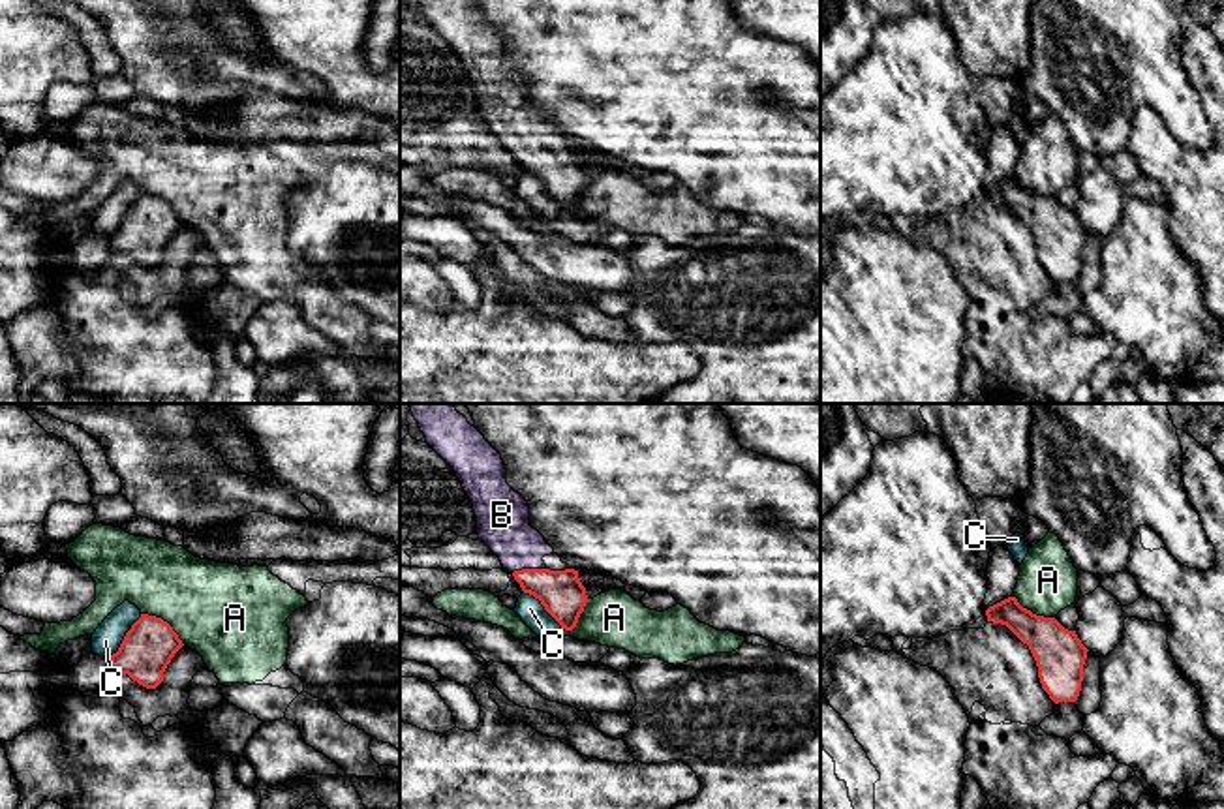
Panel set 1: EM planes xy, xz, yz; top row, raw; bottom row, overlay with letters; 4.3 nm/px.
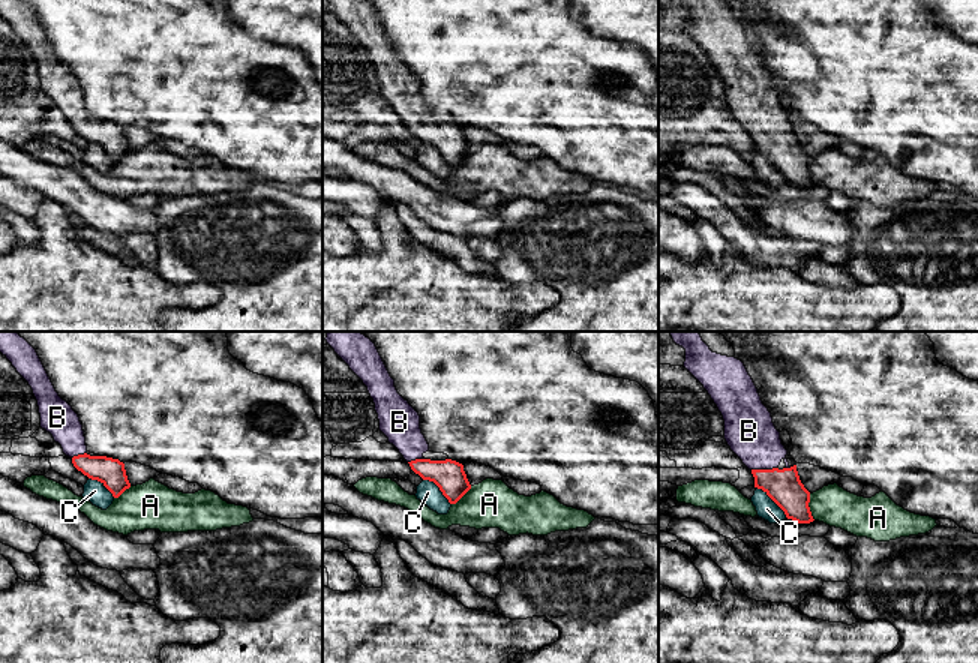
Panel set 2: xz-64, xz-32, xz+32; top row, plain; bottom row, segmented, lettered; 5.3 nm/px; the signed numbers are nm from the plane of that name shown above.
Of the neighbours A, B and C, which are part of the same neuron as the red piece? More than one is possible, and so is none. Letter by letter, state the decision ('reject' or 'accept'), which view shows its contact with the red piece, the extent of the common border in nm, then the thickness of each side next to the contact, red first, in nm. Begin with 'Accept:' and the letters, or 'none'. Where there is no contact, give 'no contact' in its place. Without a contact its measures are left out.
Accept: B
A: reject | xy | 240 nm | 220/400 nm
B: accept | xz | 150 nm | 190/220 nm
C: reject | xy | 240 nm | 220/120 nm

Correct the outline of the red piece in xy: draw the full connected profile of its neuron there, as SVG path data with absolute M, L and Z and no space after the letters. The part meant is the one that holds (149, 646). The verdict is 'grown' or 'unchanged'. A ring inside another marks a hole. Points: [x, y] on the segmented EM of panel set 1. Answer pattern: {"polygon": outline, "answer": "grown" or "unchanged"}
{"polygon": "M141 614L109 663L115 672L128 674L146 689L156 689L163 681L167 664L182 646L167 621Z", "answer": "unchanged"}

